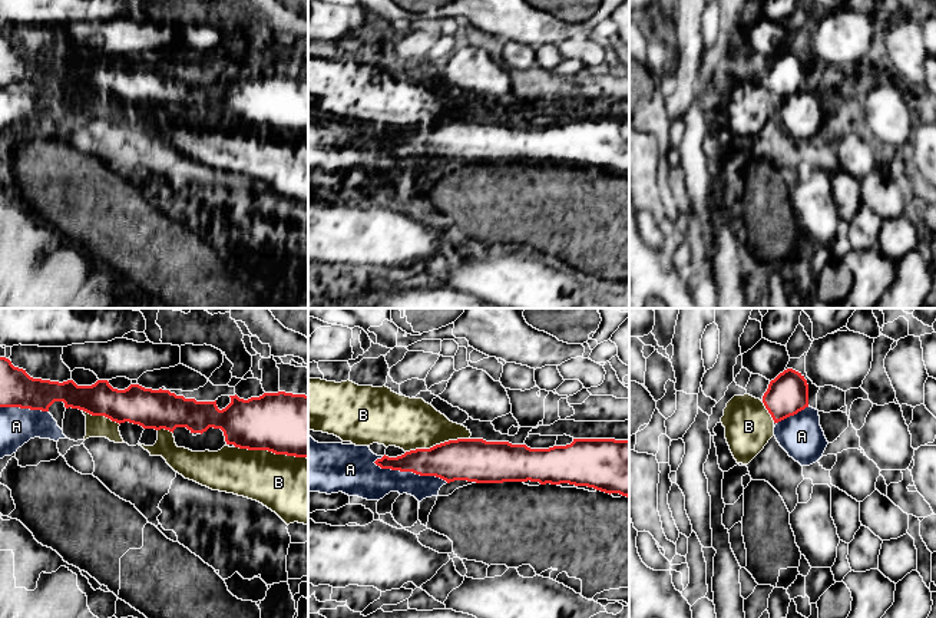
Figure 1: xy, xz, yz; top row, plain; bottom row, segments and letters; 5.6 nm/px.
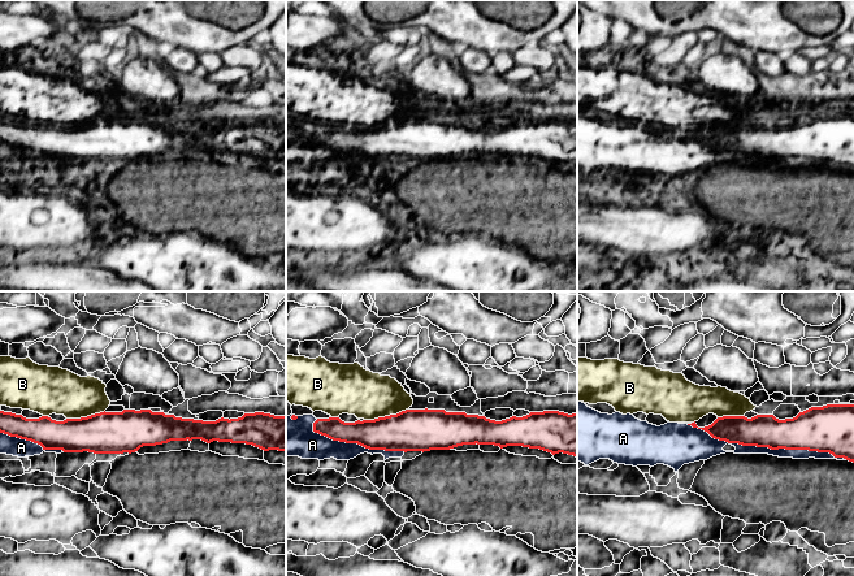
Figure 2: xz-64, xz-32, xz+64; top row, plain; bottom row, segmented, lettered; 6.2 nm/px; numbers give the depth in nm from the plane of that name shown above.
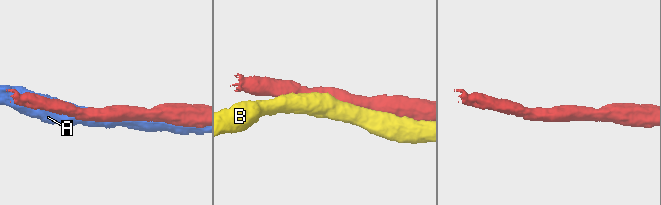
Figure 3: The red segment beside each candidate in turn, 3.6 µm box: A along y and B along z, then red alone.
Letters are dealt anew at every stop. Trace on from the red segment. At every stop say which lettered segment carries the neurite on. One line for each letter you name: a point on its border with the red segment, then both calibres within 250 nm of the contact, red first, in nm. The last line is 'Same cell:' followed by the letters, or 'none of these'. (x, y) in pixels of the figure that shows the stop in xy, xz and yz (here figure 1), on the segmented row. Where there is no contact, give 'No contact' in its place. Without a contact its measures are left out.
Same cell: none of these

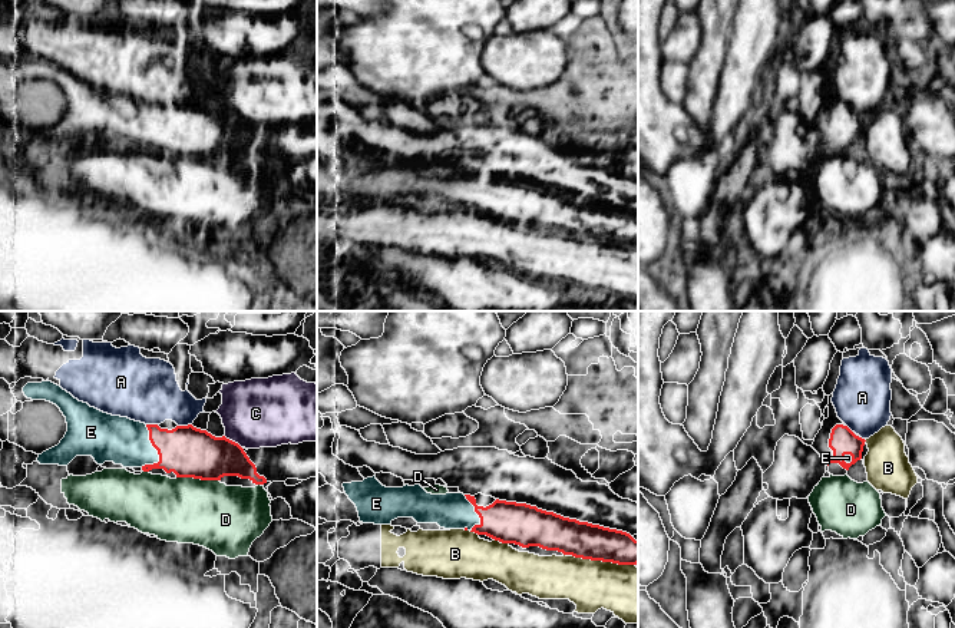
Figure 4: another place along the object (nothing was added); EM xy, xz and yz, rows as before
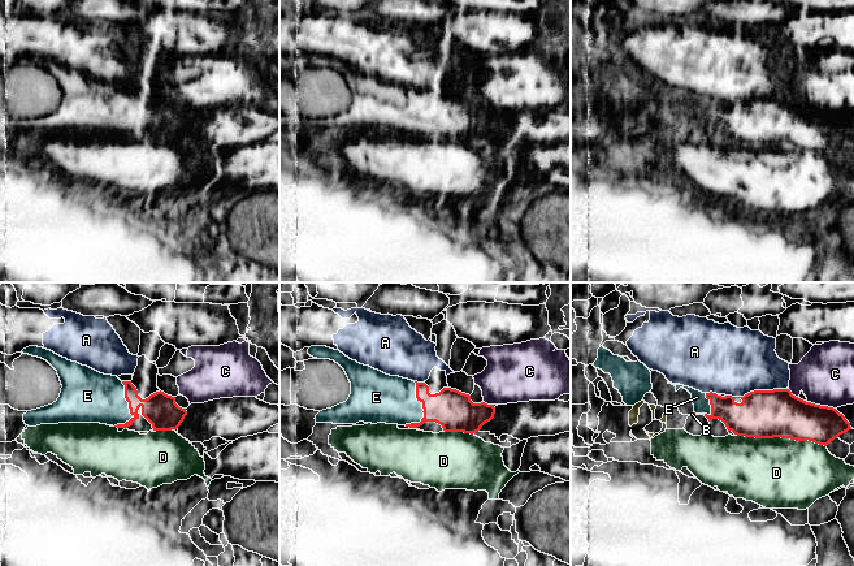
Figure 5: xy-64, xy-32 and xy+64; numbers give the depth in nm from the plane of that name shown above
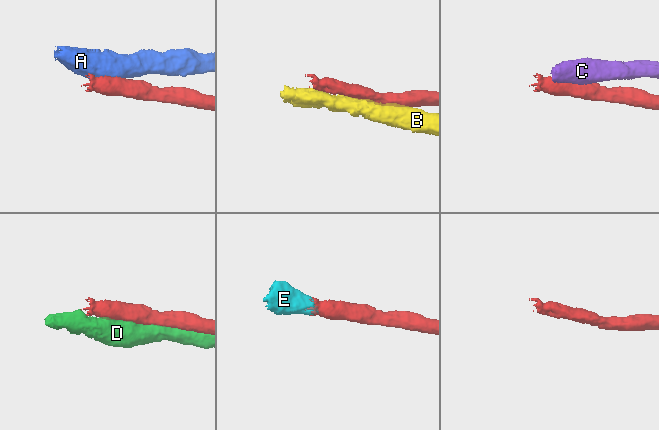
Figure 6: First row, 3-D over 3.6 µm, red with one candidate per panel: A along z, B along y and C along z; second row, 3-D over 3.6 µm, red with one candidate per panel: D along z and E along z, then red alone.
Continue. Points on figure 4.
E: Touches red at xy (158, 452). Thickness 280 nm (red) against 260 nm
Same cell: E

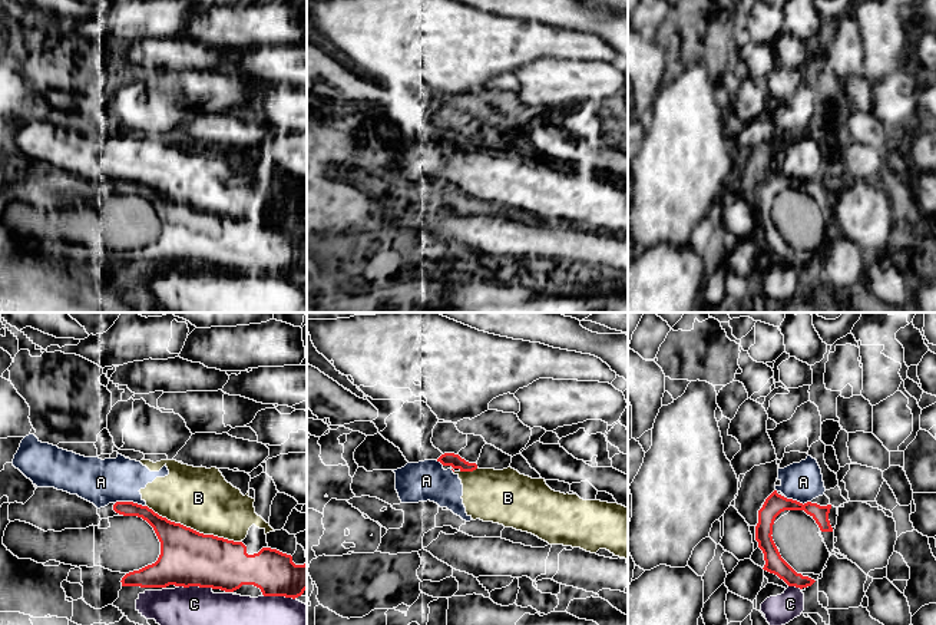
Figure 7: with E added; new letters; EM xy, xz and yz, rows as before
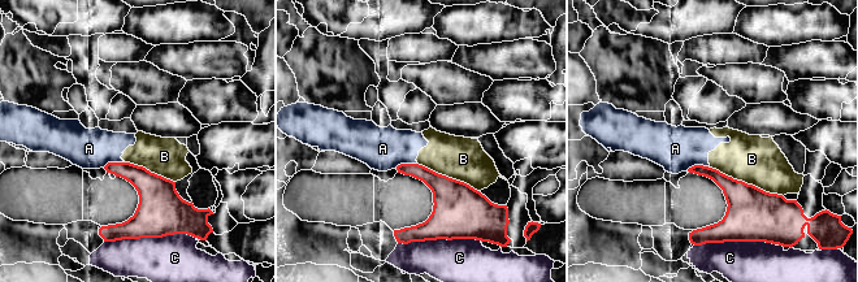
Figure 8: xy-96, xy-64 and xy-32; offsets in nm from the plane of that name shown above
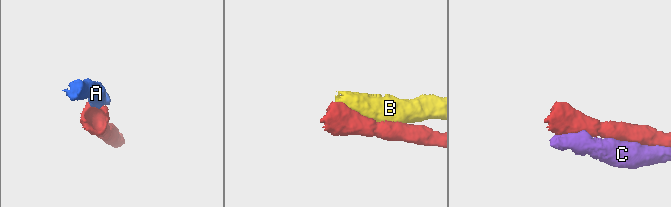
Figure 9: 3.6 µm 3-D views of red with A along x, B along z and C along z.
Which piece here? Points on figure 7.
Same cell: none of these

